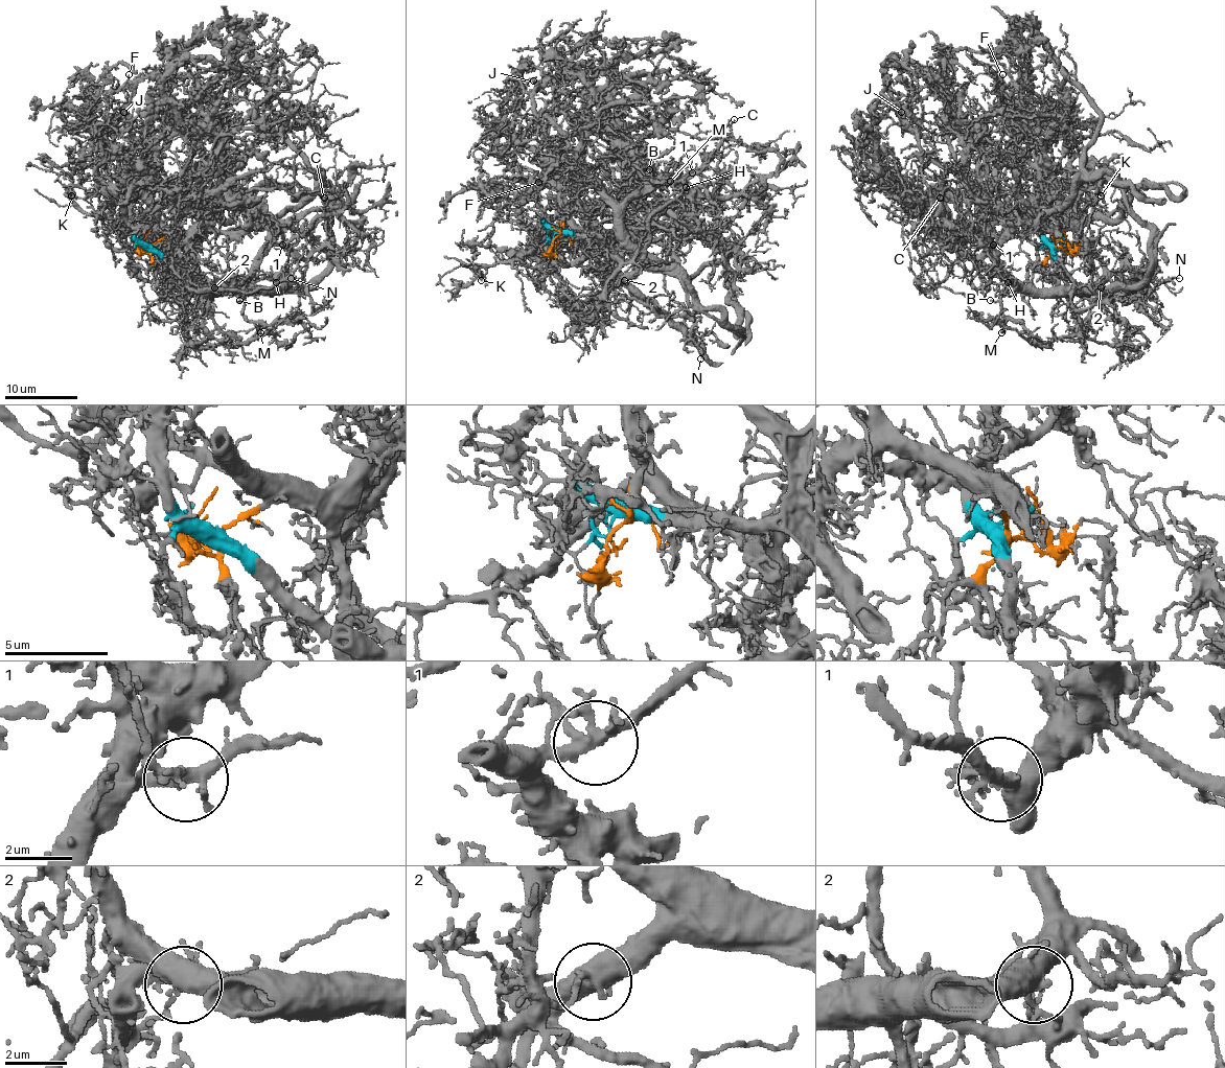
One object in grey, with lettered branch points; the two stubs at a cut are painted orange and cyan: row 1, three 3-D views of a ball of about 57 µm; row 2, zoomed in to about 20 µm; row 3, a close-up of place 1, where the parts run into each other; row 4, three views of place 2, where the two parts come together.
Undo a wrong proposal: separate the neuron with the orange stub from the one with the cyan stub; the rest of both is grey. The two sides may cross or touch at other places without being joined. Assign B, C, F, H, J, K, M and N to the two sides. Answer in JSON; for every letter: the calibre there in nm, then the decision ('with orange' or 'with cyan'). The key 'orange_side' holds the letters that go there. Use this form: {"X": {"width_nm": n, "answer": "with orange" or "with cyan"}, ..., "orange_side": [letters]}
{"B": {"width_nm": 70, "answer": "with cyan"}, "C": {"width_nm": 150, "answer": "with cyan"}, "F": {"width_nm": 180, "answer": "with orange"}, "H": {"width_nm": 100, "answer": "with cyan"}, "J": {"width_nm": 130, "answer": "with cyan"}, "K": {"width_nm": 130, "answer": "with orange"}, "M": {"width_nm": 140, "answer": "with cyan"}, "N": {"width_nm": 110, "answer": "with cyan"}, "orange_side": ["F", "K"]}

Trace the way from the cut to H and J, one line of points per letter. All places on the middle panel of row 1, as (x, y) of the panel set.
H: (553, 238), (557, 233), (614, 231), (630, 201), (667, 179), (685, 187)
J: (553, 238), (609, 235), (616, 208), (570, 162), (550, 160), (514, 140), (514, 113), (540, 82), (533, 82)

